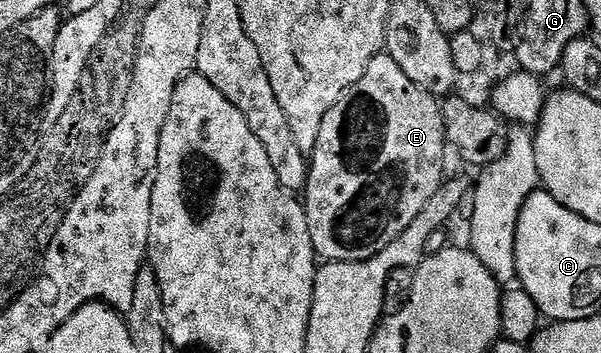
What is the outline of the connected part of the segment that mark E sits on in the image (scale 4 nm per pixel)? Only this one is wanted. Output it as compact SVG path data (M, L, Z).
M389 54L374 56L368 62L368 70L364 70L364 78L344 90L340 102L328 110L308 160L304 207L315 253L326 262L360 262L380 254L388 242L404 234L412 218L424 210L428 198L442 185L442 159L446 152L448 141L441 103L416 86Z

